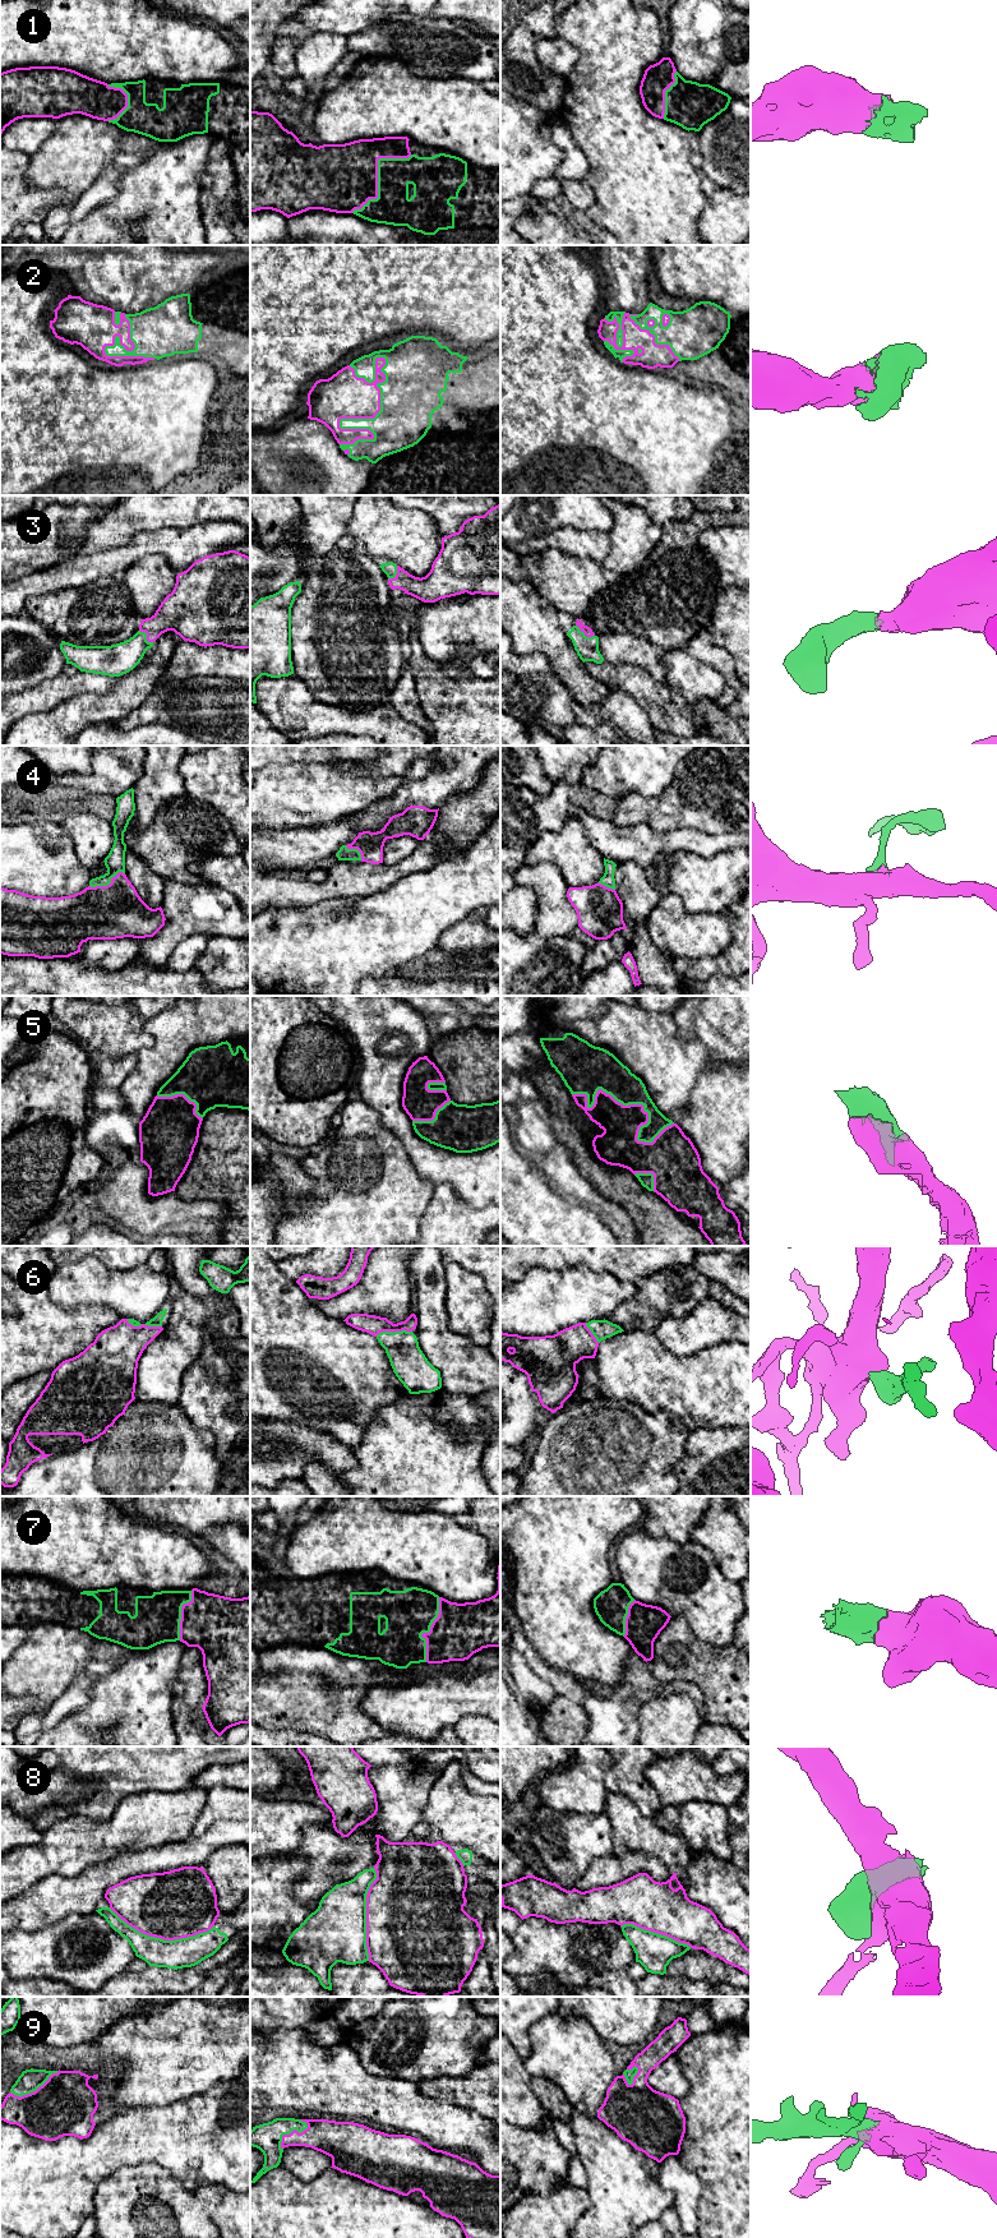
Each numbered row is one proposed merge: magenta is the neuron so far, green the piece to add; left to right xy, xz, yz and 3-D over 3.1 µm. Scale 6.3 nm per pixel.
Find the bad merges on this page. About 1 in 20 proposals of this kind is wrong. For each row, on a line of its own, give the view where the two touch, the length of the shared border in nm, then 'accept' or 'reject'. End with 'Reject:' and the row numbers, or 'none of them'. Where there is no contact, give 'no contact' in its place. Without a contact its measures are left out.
1: contact in xz; length 550 nm; accept
2: contact in xz; length 600 nm; accept
3: contact in yz; length 140 nm; accept
4: contact in xy; length 240 nm; accept
5: contact in yz; length 650 nm; accept
6: contact in xy; length 220 nm; accept
7: contact in xz; length 420 nm; accept
8: contact in xy; length 650 nm; reject
9: contact in xz; length 240 nm; accept
Reject: 8

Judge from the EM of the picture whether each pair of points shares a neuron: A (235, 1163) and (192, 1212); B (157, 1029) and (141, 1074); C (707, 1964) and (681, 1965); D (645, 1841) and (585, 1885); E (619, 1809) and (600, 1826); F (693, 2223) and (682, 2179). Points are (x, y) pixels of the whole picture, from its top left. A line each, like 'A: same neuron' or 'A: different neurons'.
A: different neurons
B: same neuron
C: same neuron
D: different neurons
E: different neurons
F: same neuron

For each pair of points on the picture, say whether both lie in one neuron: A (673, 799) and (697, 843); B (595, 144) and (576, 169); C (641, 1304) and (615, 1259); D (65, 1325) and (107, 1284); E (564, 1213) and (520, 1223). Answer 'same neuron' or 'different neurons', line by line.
A: different neurons
B: different neurons
C: different neurons
D: different neurons
E: same neuron

